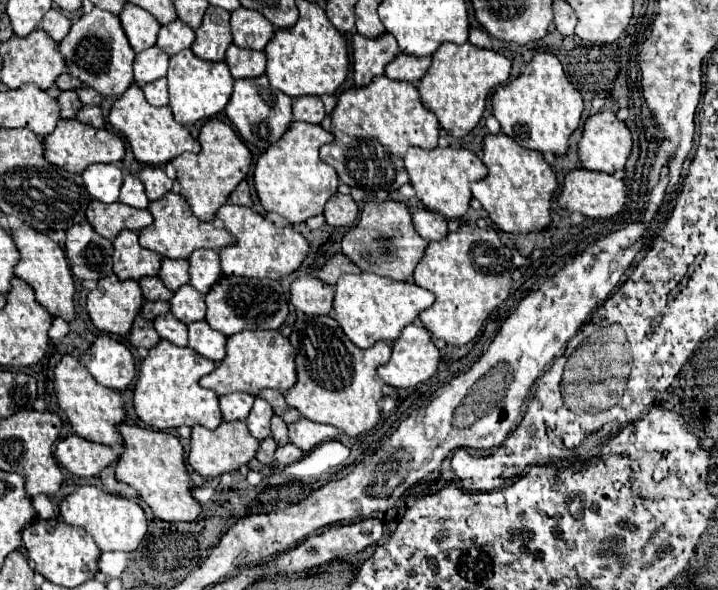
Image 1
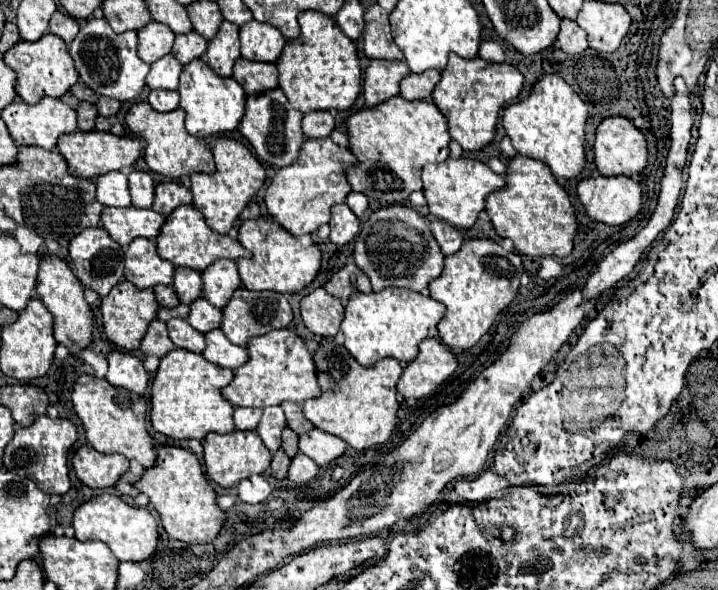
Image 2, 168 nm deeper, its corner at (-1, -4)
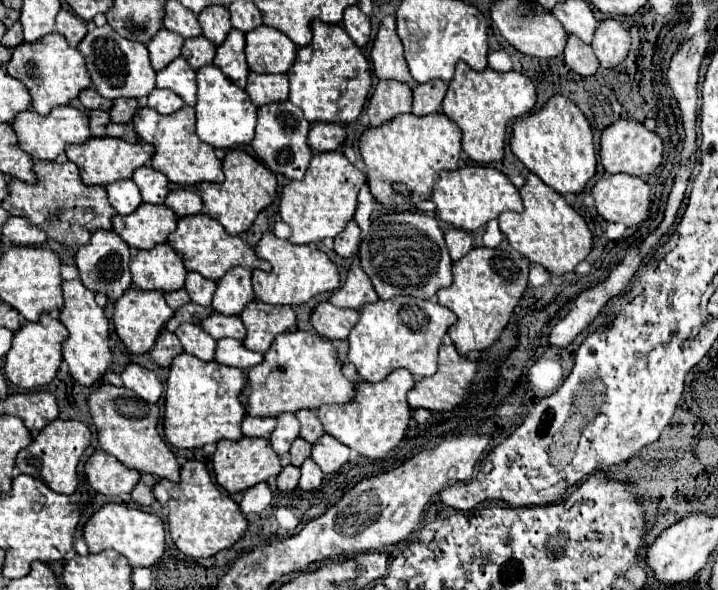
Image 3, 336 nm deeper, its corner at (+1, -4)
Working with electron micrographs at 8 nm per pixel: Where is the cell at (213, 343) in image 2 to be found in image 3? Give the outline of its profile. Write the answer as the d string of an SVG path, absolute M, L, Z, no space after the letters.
M219 339L215 361L221 365L229 365L229 367L247 371L249 367L255 367L263 361L263 353L245 349L245 345L237 339Z

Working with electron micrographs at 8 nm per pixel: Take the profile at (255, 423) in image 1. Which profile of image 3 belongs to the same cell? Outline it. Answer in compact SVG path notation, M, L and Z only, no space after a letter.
M283 413L277 417L277 429L273 431L273 435L269 437L273 449L277 449L279 455L285 455L289 453L291 449L291 443L299 437L299 421L293 413Z

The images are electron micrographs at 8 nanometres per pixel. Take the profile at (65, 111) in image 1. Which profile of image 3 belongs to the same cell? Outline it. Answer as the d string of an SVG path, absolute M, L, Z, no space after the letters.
M101 109L91 111L89 121L91 121L91 133L93 133L93 137L105 137L105 135L107 135L107 133L105 133L105 127L107 127L107 123L111 121L107 111L101 111Z

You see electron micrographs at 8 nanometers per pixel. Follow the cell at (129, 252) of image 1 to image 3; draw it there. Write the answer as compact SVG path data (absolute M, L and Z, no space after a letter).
M169 243L157 245L149 251L137 251L129 267L133 275L133 285L149 291L177 291L183 287L187 275L183 257L173 251Z

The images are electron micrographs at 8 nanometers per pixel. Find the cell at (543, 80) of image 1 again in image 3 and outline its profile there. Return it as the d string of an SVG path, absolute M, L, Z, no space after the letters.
M561 95L551 97L549 103L535 115L515 121L511 151L531 173L535 173L545 185L553 187L559 195L581 193L597 171L591 125L579 107Z

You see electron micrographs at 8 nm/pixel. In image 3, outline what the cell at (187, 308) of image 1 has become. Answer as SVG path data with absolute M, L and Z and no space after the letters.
M213 313L209 319L205 319L201 323L201 327L213 339L223 339L223 337L245 339L245 325L239 317L227 317L227 315L221 315L221 313Z

